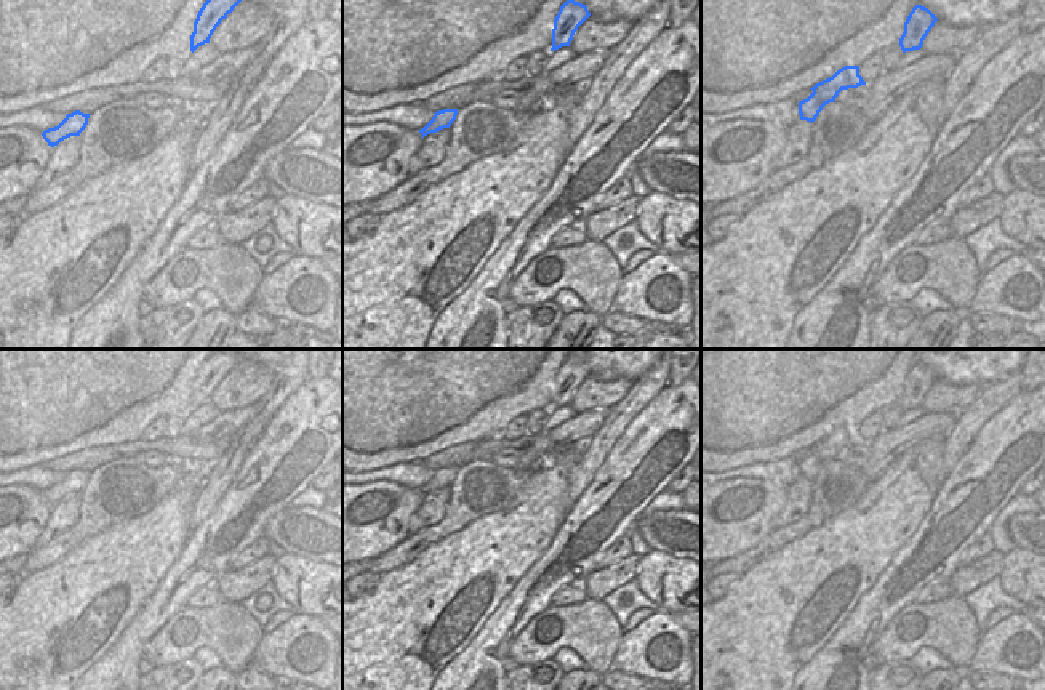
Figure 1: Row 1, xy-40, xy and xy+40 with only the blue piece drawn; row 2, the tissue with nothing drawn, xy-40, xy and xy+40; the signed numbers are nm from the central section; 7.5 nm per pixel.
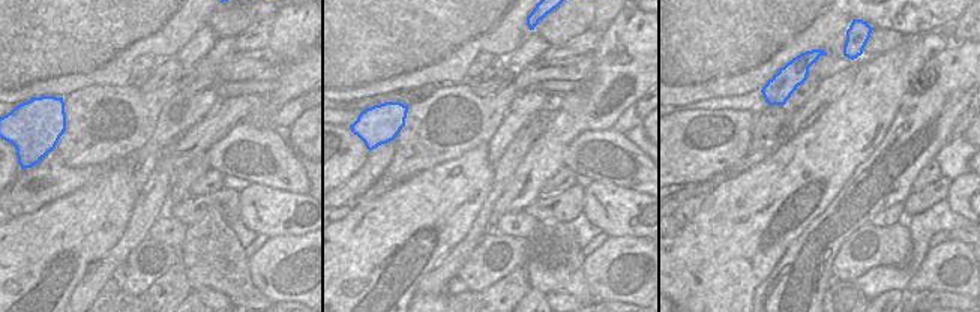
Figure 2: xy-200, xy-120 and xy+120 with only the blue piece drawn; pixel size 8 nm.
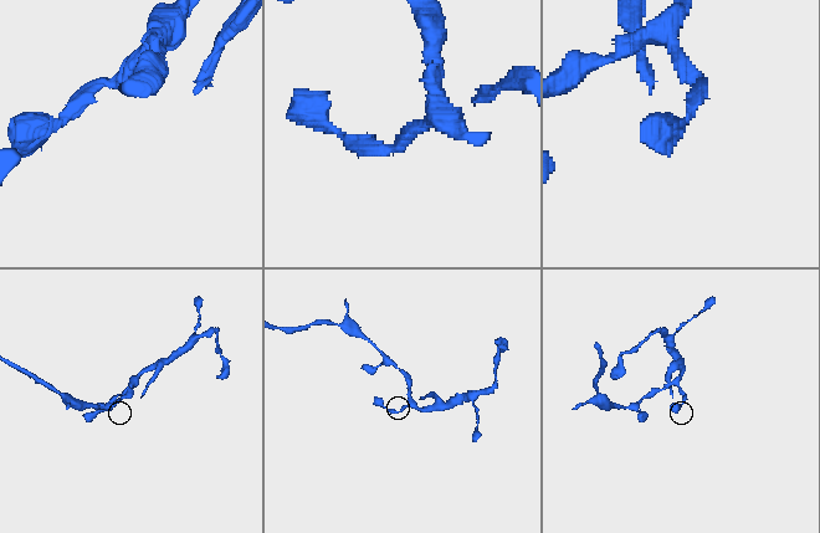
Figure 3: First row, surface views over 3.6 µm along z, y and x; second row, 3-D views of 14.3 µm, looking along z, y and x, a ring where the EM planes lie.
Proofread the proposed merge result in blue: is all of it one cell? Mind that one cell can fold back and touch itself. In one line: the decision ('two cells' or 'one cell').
one cell

